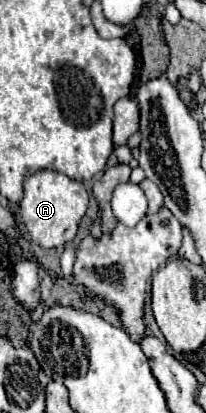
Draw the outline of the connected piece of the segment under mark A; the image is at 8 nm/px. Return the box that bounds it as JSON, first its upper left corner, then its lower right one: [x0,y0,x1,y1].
[19,170,87,248]

